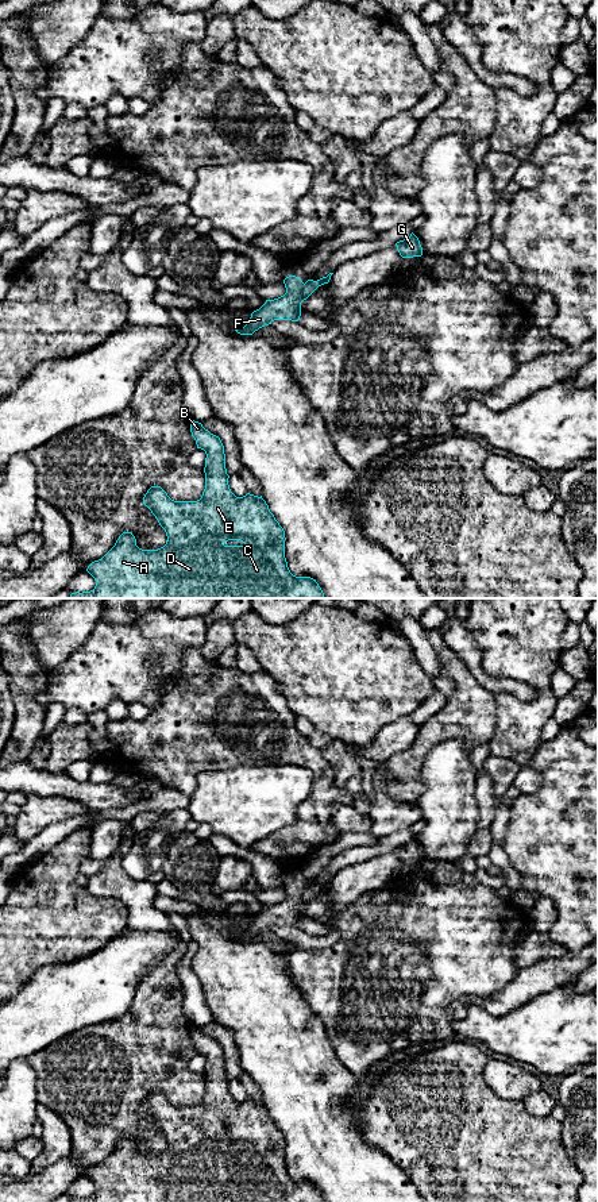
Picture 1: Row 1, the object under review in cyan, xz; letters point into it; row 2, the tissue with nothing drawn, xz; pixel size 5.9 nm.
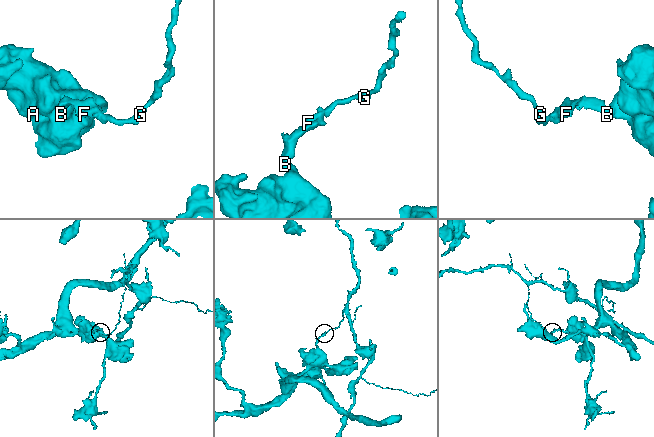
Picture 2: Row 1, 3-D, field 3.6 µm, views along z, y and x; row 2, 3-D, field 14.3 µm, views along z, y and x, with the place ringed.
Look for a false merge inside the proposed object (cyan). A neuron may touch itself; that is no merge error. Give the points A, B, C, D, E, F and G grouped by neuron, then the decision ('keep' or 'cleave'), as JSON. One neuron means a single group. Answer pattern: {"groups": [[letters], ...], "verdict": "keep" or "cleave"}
{"groups": [["A", "B", "C", "D", "E", "F"], ["G"]], "verdict": "cleave"}

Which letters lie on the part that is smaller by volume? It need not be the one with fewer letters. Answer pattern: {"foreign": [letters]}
{"foreign": ["G"]}

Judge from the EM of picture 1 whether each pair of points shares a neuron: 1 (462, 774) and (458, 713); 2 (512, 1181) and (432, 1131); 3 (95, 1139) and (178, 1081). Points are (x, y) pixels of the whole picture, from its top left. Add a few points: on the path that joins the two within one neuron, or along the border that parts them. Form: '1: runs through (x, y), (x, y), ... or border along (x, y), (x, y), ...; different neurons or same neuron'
1: border along (429, 751), (448, 739), (462, 739), (470, 752); different neurons
2: runs through (492, 1160), (477, 1147), (465, 1147), (452, 1135); same neuron
3: runs through (115, 1117), (150, 1081), (157, 1081); same neuron

